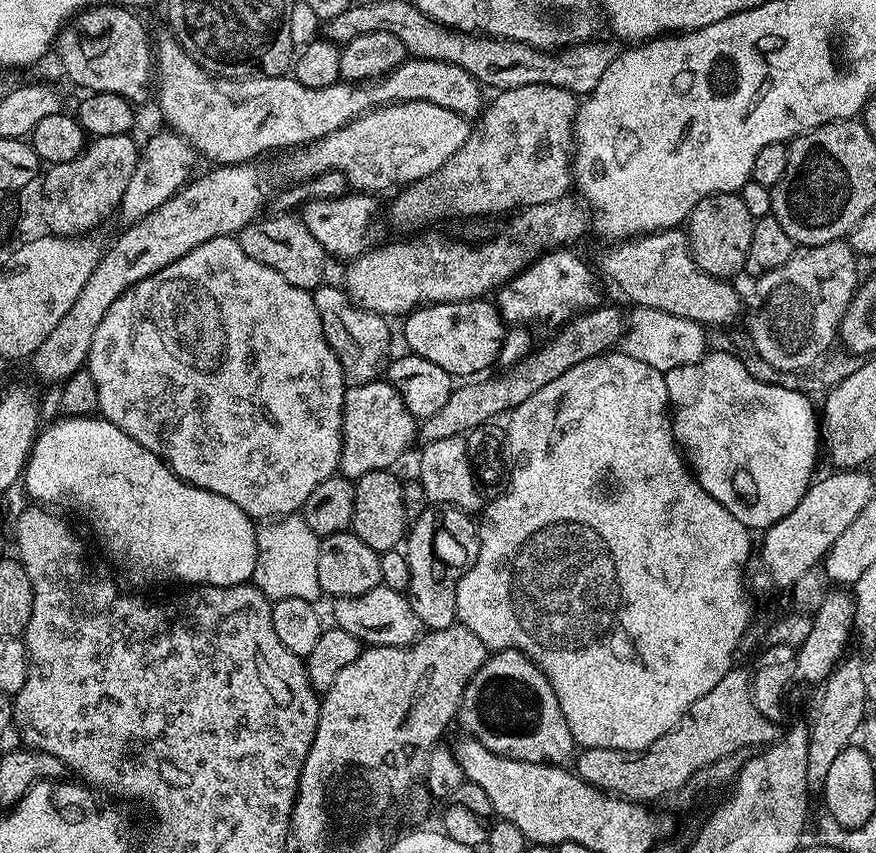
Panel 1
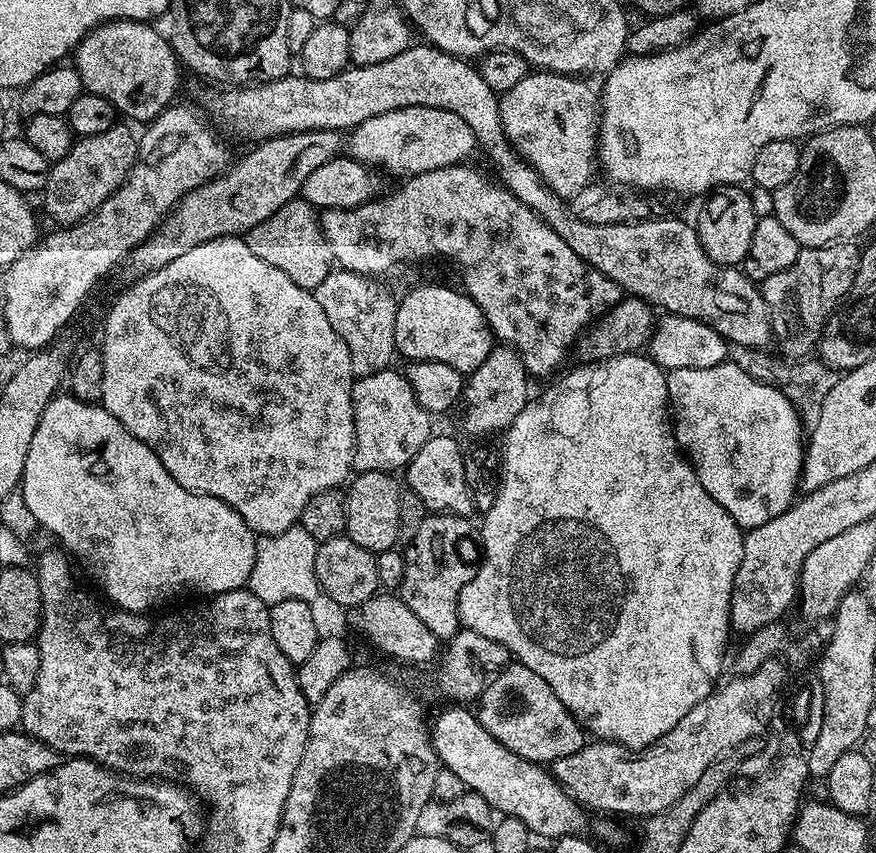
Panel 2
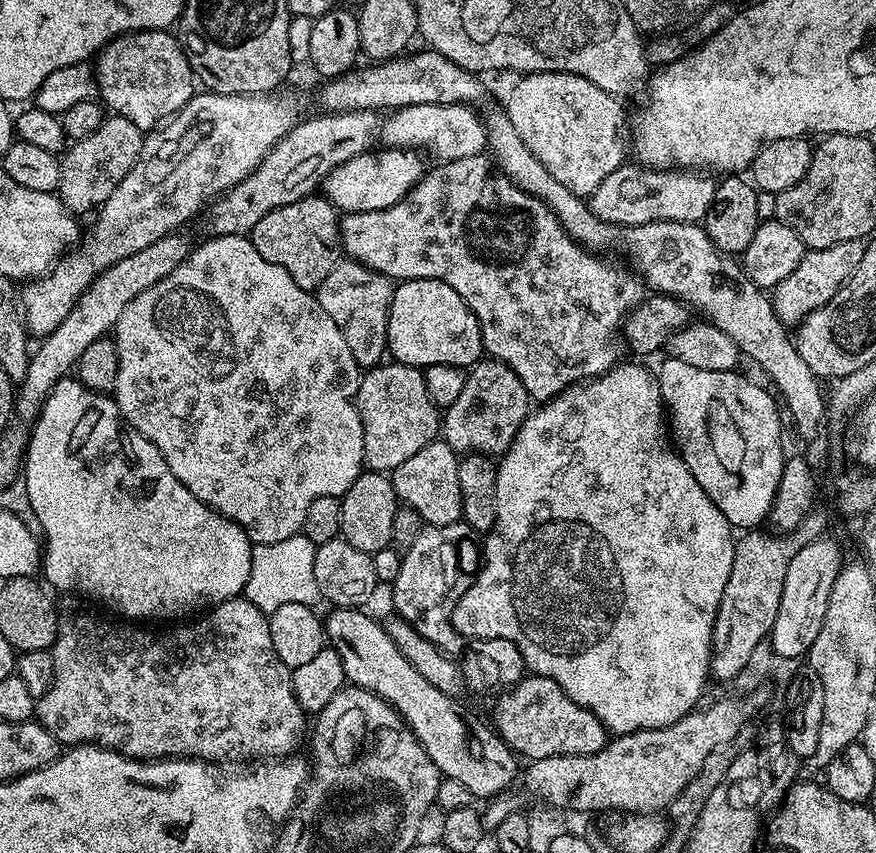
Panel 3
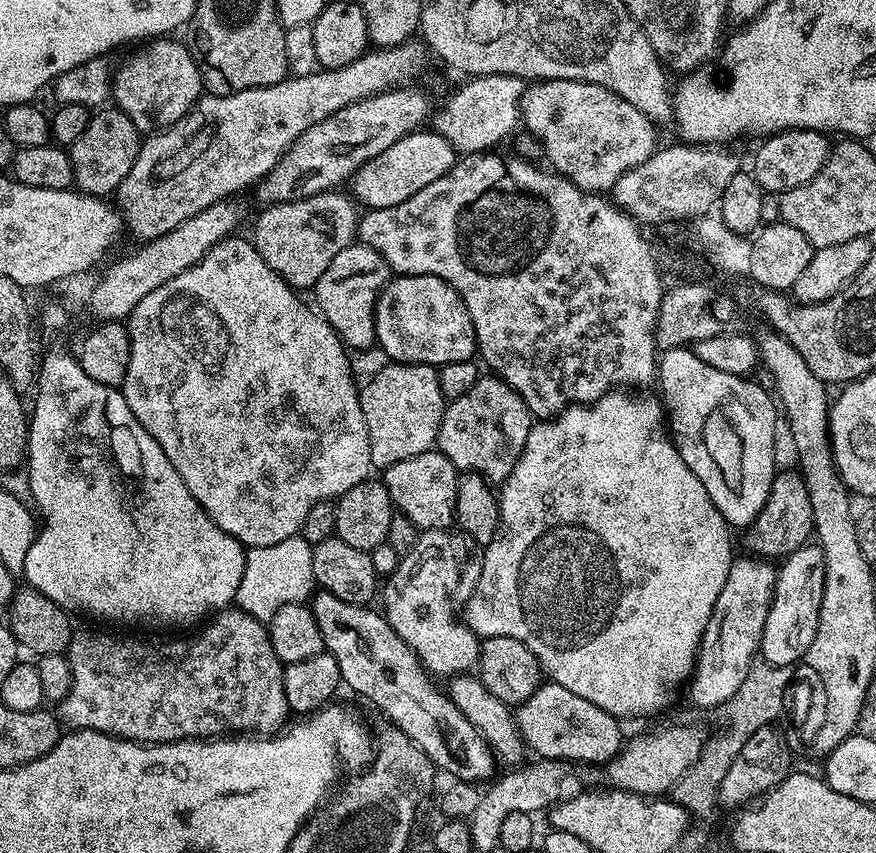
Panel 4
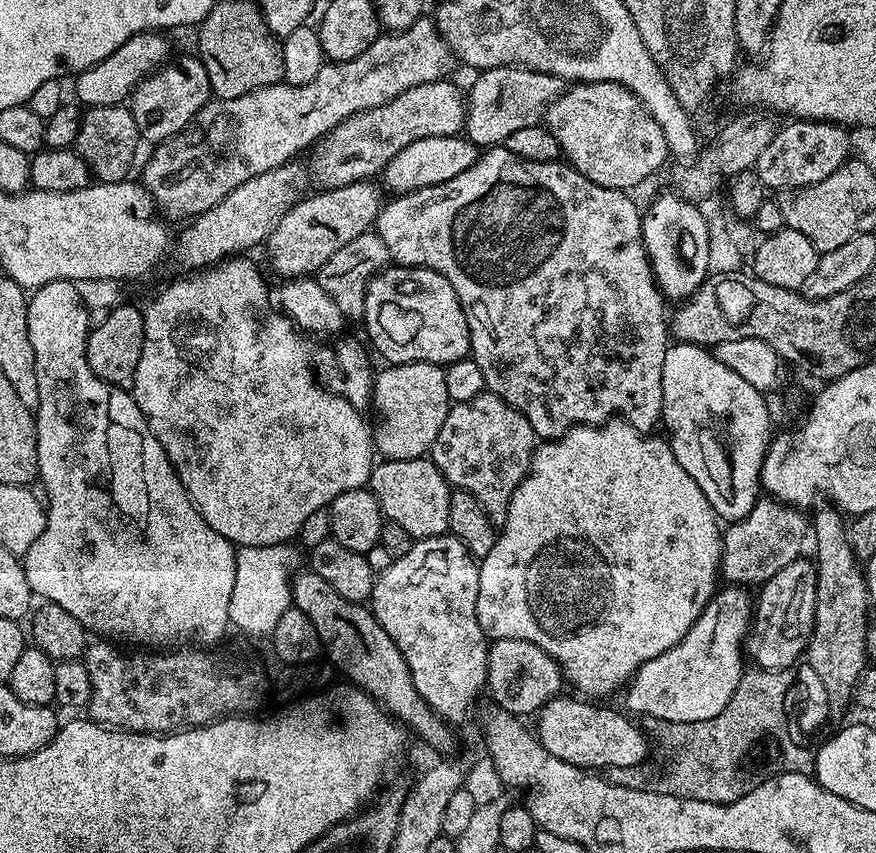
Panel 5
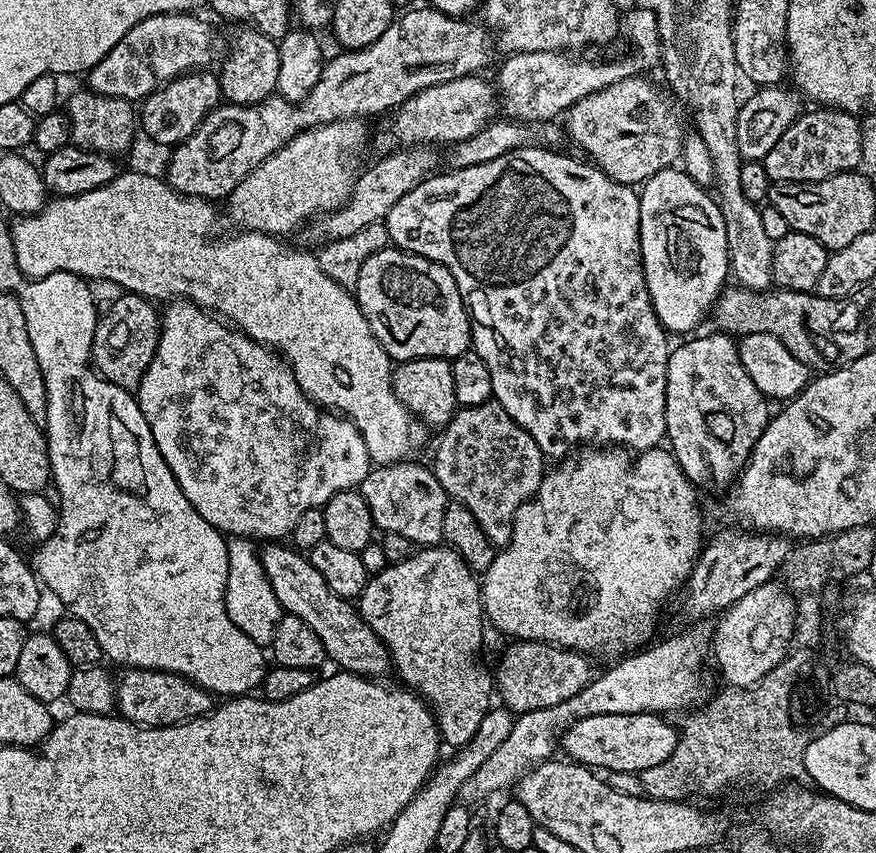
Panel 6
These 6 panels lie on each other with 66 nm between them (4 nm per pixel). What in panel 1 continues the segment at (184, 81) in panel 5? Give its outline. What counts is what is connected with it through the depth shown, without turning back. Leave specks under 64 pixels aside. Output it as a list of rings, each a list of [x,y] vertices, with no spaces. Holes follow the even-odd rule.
[[[101,2],[96,8],[86,8],[76,13],[65,24],[54,45],[60,51],[60,64],[64,72],[88,92],[113,92],[126,98],[134,106],[140,106],[144,99],[149,99],[150,85],[154,80],[154,40],[148,37],[148,28],[139,20],[131,8],[121,8],[115,3]]]

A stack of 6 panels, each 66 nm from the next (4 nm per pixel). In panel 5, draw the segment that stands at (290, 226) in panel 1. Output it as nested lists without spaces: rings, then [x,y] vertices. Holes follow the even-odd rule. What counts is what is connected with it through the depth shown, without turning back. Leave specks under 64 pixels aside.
[[[359,180],[358,182],[350,182],[341,188],[329,188],[327,190],[317,191],[317,196],[311,194],[305,195],[290,210],[286,210],[286,214],[282,214],[282,218],[274,226],[274,230],[269,233],[266,241],[266,249],[268,248],[268,260],[284,275],[284,278],[308,278],[313,274],[319,273],[322,266],[326,266],[326,262],[330,262],[330,258],[334,258],[334,254],[338,254],[338,250],[342,250],[342,246],[346,246],[350,242],[354,242],[354,238],[358,238],[362,233],[369,231],[375,225],[378,214],[382,207],[382,200],[379,200],[380,192],[375,188],[372,180]]]

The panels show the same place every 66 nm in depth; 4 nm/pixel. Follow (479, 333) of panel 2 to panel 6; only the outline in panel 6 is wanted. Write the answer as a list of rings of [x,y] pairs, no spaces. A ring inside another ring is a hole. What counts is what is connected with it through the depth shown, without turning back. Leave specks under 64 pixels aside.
[[[395,246],[380,248],[362,262],[354,295],[374,338],[393,361],[442,358],[451,362],[472,347],[468,307],[450,270],[438,262]]]

